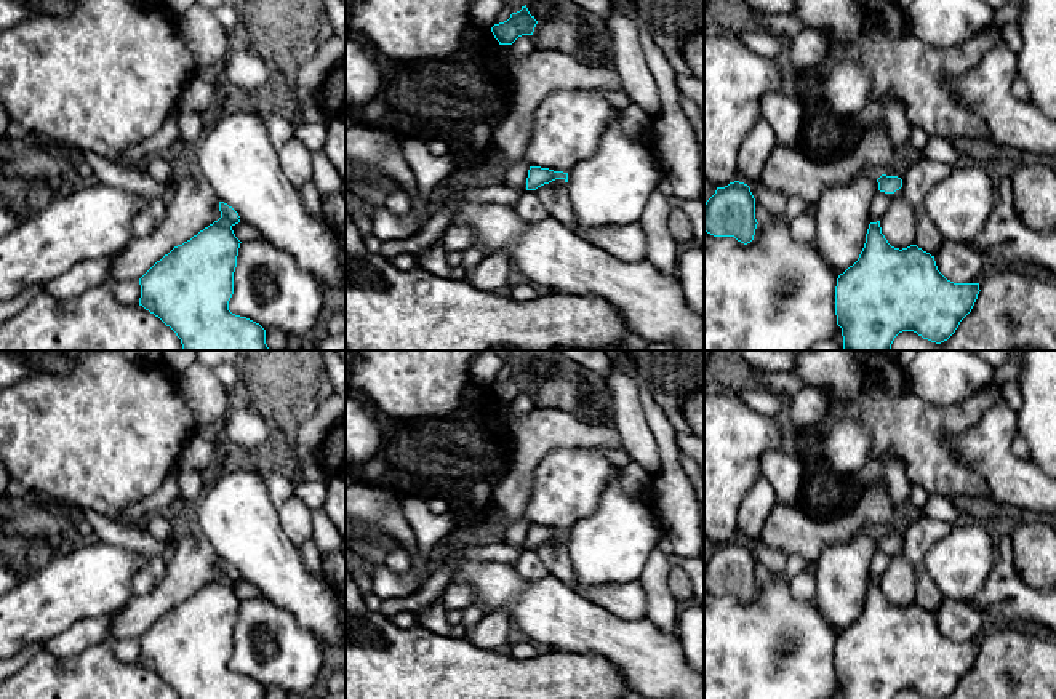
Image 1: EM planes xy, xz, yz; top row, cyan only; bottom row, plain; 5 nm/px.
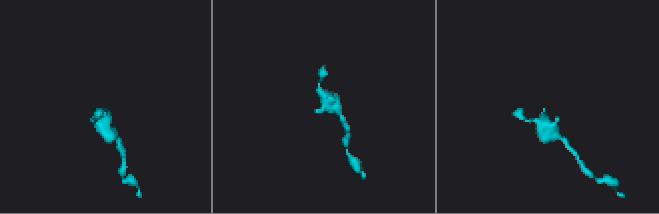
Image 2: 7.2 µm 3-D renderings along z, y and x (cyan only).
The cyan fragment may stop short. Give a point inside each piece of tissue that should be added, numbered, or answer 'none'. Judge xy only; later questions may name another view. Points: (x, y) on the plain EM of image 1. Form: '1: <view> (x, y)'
none

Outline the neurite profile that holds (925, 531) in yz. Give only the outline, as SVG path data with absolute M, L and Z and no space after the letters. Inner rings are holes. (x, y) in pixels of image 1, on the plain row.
M922 517L914 521L902 536L902 553L915 566L922 566L923 557L928 549L939 539L946 537L952 529L952 525Z

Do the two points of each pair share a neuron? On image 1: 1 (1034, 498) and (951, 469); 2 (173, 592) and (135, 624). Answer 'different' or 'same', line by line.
1: different
2: same

